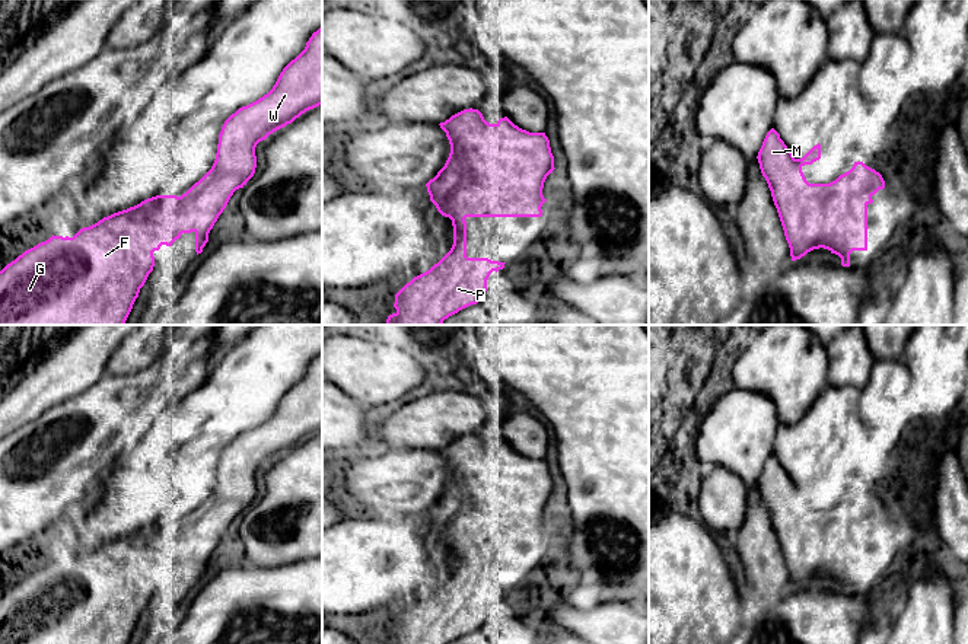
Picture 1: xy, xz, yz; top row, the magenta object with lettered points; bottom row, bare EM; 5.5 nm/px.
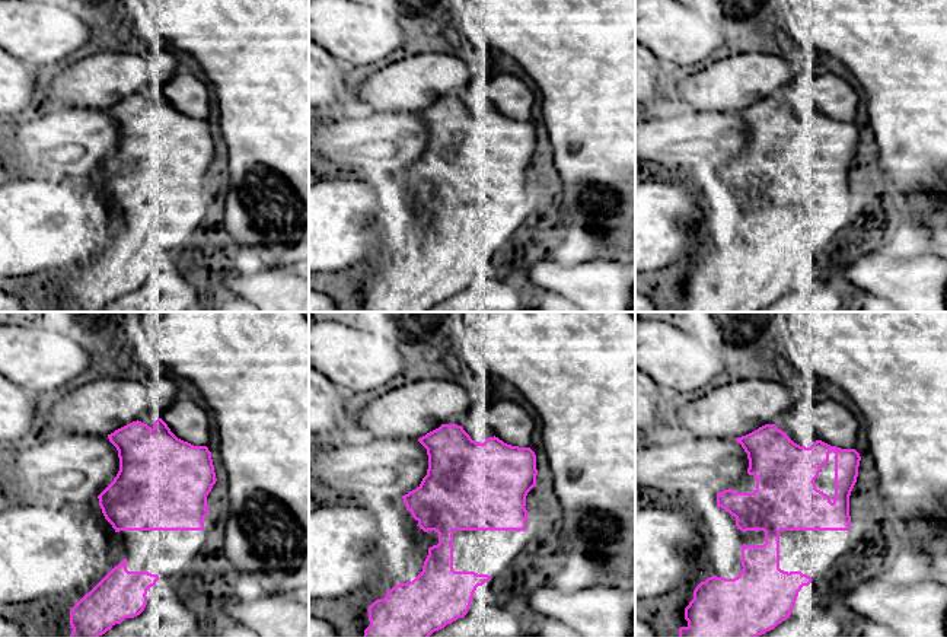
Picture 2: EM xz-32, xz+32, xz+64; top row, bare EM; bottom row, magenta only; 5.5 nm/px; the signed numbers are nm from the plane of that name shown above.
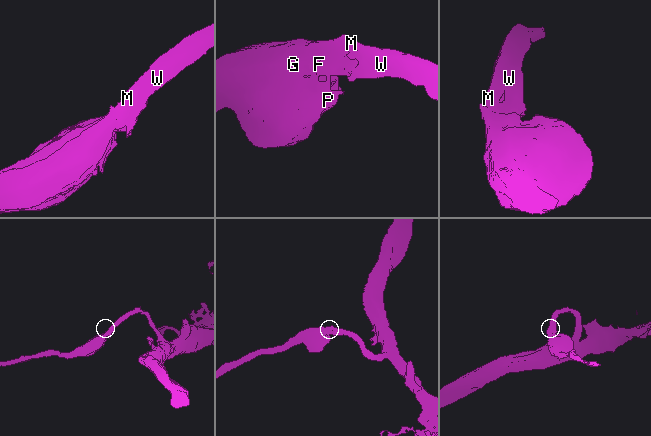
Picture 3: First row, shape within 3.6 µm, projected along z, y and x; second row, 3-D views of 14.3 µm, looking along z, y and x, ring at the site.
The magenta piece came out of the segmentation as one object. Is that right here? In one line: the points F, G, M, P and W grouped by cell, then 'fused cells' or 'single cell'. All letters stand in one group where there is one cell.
F G M P W | single cell

